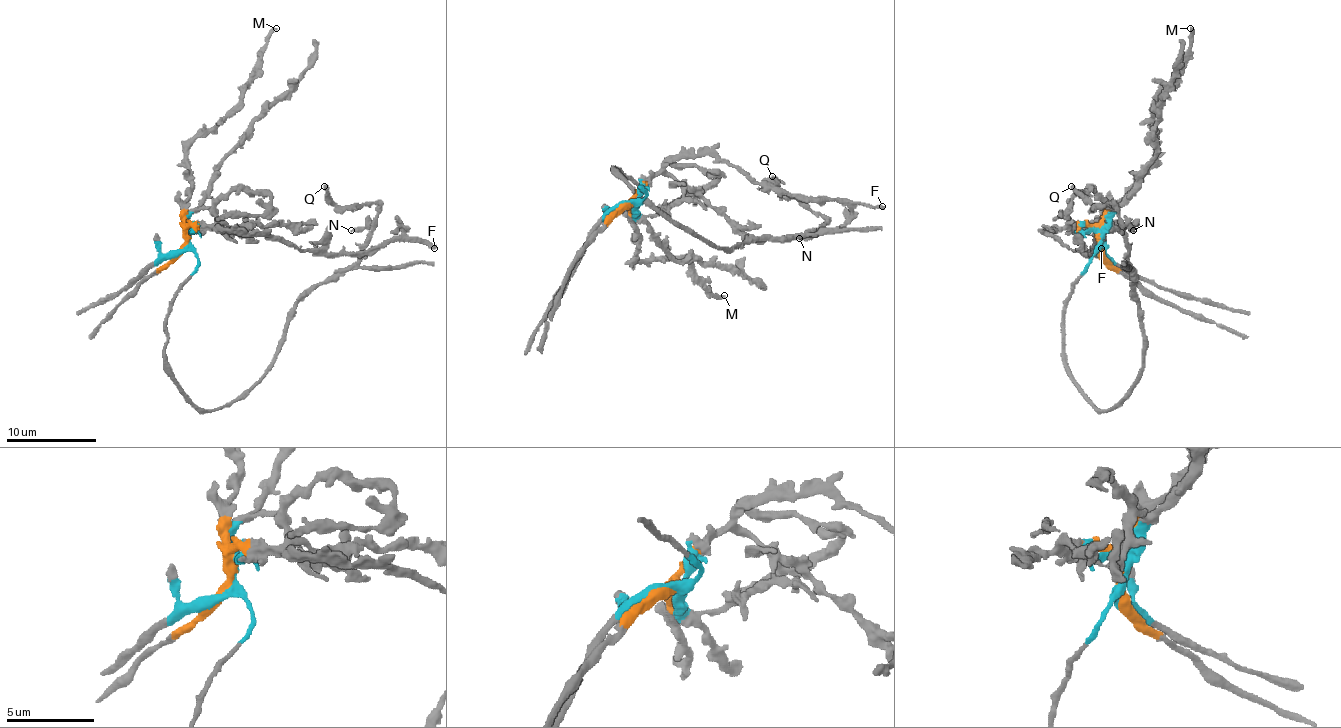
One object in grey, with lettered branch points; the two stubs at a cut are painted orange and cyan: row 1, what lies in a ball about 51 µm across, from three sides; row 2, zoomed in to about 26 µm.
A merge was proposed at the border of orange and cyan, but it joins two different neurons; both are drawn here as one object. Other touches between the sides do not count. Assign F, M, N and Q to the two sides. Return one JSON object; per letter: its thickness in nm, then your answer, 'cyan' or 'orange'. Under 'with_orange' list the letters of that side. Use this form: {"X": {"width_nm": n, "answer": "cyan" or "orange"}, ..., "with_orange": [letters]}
{"F": {"width_nm": 340, "answer": "orange"}, "M": {"width_nm": 280, "answer": "orange"}, "N": {"width_nm": 400, "answer": "cyan"}, "Q": {"width_nm": 340, "answer": "cyan"}, "with_orange": ["F", "M"]}

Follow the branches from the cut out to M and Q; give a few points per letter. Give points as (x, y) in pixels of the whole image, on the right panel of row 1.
M: (1097, 247), (1097, 224), (1122, 199), (1151, 161), (1154, 104), (1181, 66), (1190, 46), (1190, 28)
Q: (1097, 247), (1066, 301), (1063, 366), (1111, 409), (1142, 366), (1142, 312), (1115, 206), (1070, 186)

